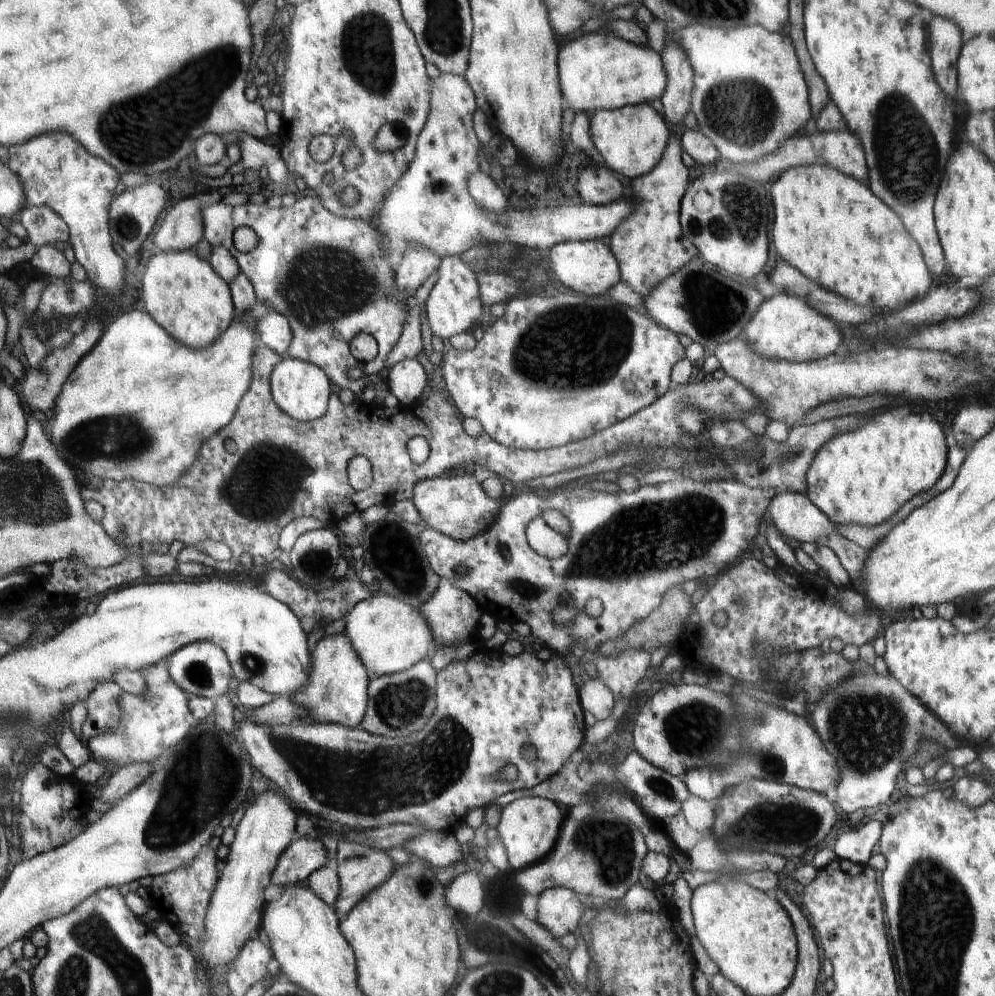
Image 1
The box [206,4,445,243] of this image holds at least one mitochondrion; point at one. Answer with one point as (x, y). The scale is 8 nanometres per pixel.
(367, 47)

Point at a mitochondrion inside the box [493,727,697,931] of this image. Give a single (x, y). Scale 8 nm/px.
(601, 847)

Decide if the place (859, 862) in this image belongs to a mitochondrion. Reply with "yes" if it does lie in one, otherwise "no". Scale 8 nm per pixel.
no

